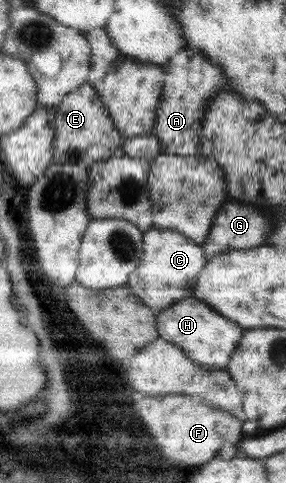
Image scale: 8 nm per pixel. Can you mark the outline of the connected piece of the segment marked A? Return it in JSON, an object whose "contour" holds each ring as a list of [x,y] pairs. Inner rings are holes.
{"contour":[[[190,46],[180,48],[161,68],[164,69],[161,99],[156,106],[155,120],[150,132],[158,138],[160,154],[196,156],[199,153],[198,119],[202,119],[204,107],[214,97],[214,93],[220,92],[220,89],[228,89],[228,81],[224,79],[222,71],[212,65],[203,53],[190,49]]]}

